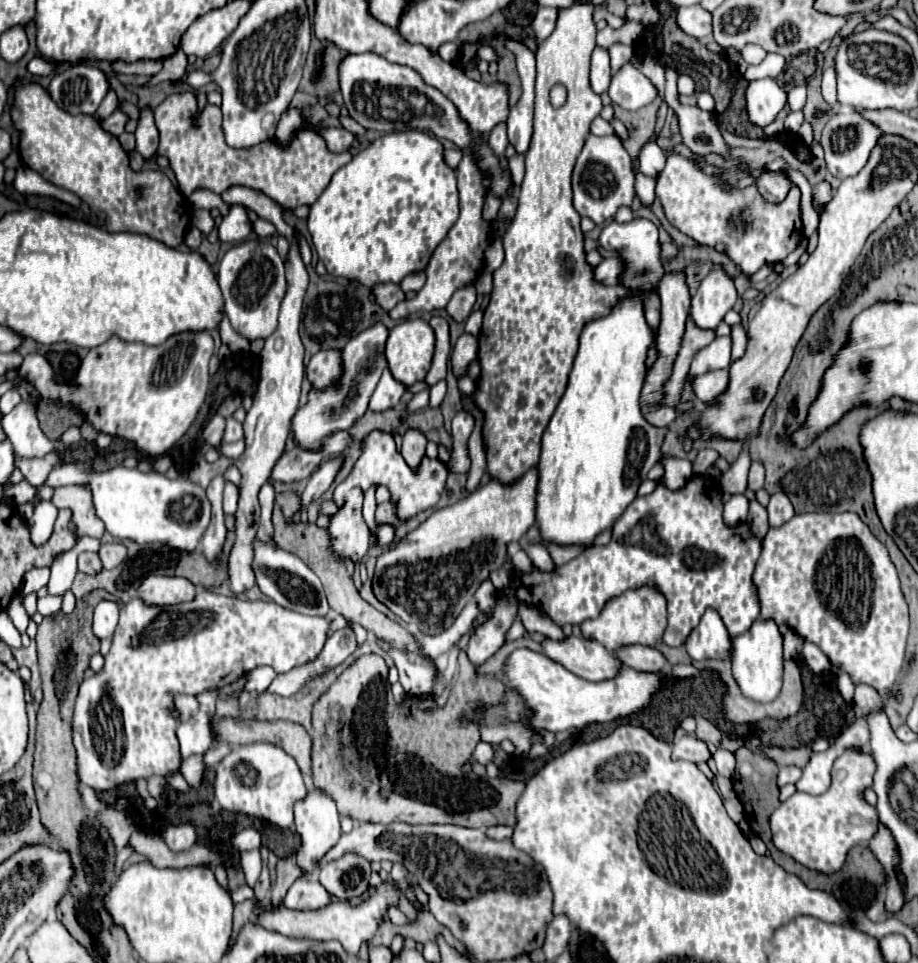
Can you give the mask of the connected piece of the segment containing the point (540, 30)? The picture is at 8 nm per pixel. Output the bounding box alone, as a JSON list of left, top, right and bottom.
[532,7,558,43]

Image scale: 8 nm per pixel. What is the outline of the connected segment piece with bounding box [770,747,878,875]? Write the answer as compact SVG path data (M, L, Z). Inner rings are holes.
M846 749L834 761L830 771L832 783L824 793L794 793L770 815L774 845L812 871L820 871L826 875L840 871L846 853L857 844L868 844L870 837L876 833L876 809L864 801L864 791L872 787L874 771L876 761L872 759L870 749Z

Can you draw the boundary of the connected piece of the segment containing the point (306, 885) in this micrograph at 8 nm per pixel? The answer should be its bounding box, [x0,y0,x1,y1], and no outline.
[284,877,332,909]

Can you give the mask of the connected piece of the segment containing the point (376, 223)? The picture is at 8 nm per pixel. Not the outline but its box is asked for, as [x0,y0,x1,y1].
[310,131,458,287]

